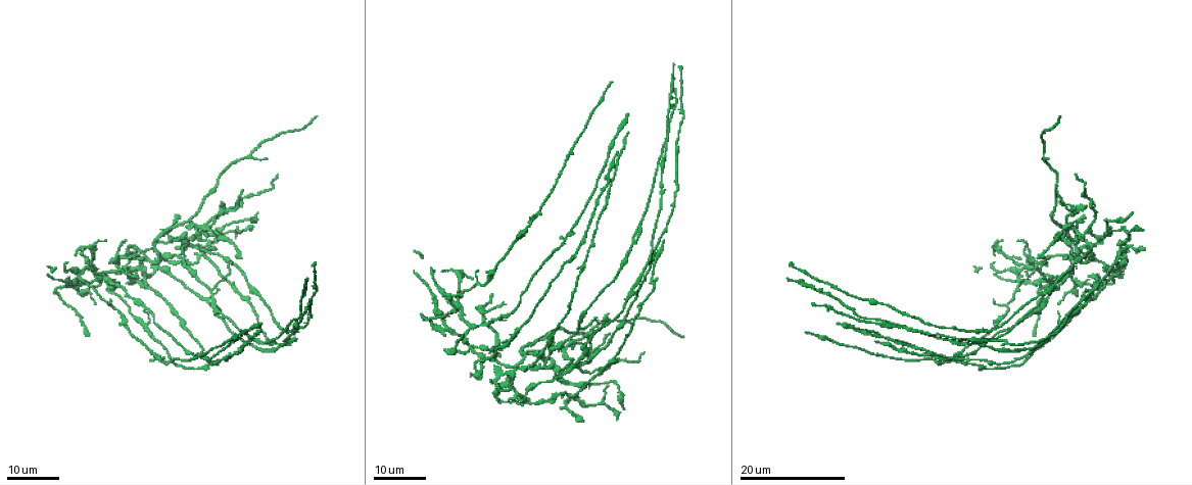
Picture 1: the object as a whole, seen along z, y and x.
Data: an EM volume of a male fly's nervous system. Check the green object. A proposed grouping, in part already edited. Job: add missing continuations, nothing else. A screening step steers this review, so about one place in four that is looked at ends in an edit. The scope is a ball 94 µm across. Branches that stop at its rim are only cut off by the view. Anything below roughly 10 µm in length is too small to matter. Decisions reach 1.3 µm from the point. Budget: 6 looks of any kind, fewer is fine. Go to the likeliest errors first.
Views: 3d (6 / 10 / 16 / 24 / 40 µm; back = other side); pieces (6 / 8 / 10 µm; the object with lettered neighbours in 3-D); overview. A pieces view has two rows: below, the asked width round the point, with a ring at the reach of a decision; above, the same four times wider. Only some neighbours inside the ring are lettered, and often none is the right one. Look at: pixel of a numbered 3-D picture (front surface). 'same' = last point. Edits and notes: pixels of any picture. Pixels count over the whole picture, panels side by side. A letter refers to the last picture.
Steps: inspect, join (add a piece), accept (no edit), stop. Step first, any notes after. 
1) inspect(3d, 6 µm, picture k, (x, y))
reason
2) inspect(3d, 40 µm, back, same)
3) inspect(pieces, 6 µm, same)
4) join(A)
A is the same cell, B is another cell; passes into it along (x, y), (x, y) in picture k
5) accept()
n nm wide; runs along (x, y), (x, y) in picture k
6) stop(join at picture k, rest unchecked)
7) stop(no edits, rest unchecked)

inspect(3d, 24 µm, picture 1, (138, 254))
branch stops here

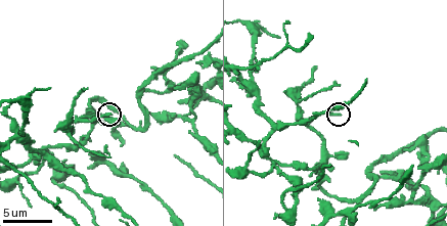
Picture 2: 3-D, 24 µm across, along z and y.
inspect(pieces, 6 µm, picture 2, (339, 113))

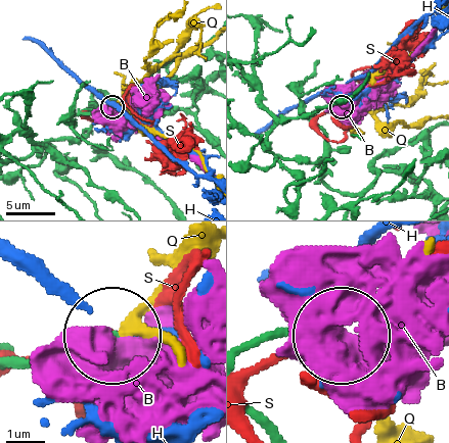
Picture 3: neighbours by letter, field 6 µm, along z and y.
join(Q)
210 nm wide; Q is the same cell, B, H and S are other cells; it goes on there

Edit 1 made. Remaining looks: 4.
inspect(overview)

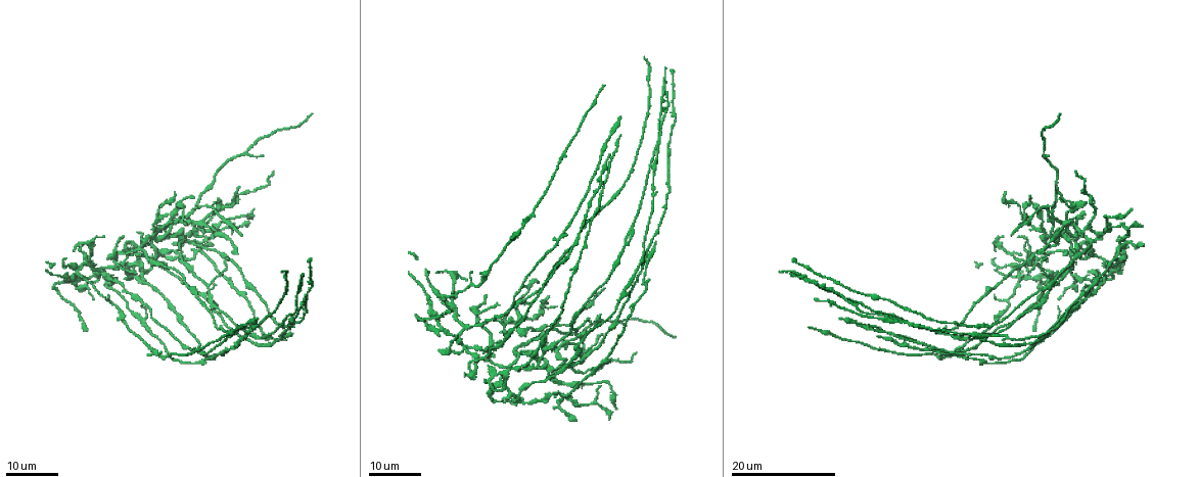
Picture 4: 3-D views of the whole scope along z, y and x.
inspect(3d, 16 µm, picture 4, (1019, 237))
branch stops here

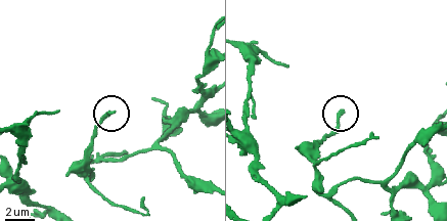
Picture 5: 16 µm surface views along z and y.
inspect(pieces, 6 µm, picture 5, (340, 110))

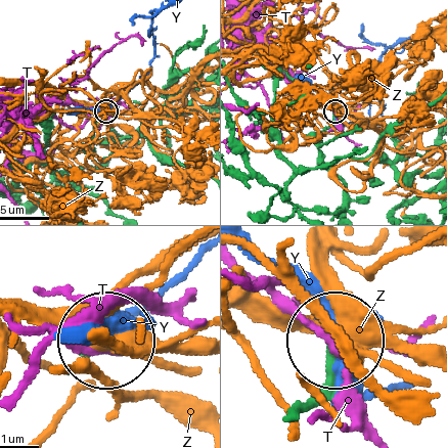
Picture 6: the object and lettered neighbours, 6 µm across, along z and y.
accept()
T, Y and Z are other cells; runs along (292, 415), (321, 383), (330, 347) in picture 6; none of them fits

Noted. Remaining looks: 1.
stop(join at picture 3, rest unchecked)

